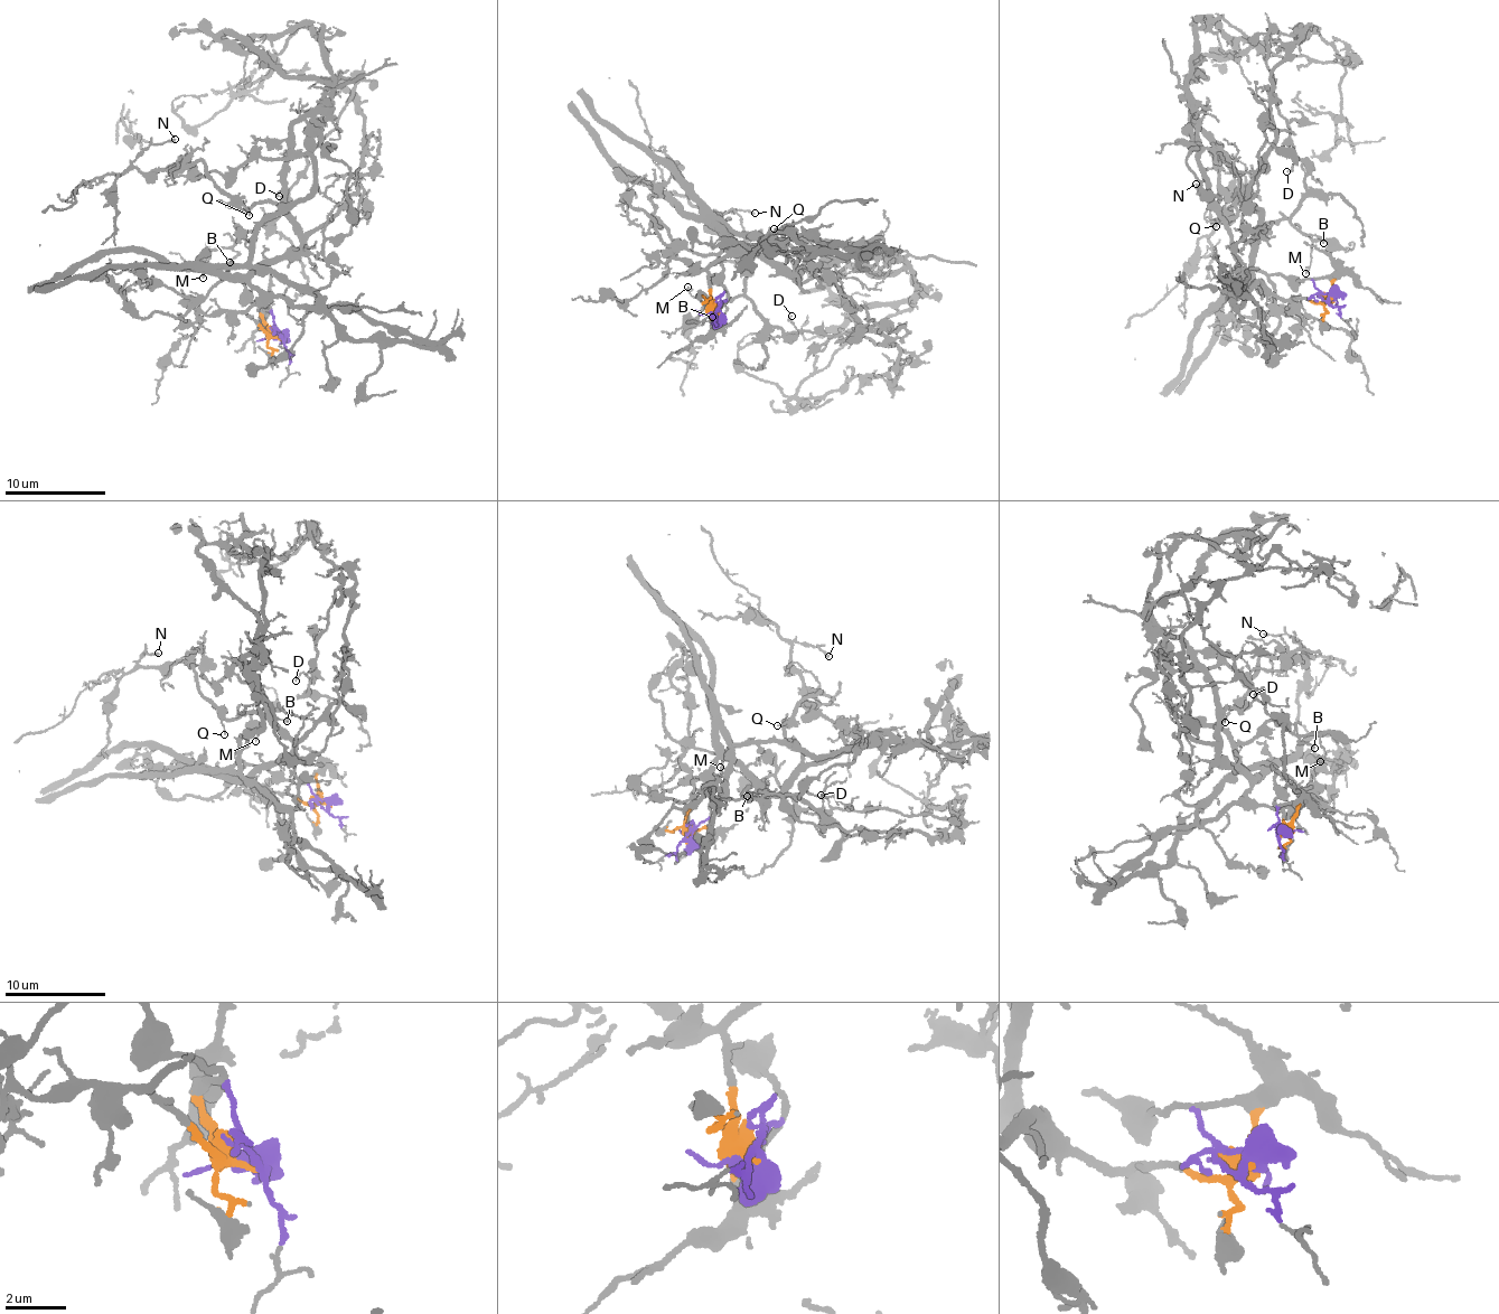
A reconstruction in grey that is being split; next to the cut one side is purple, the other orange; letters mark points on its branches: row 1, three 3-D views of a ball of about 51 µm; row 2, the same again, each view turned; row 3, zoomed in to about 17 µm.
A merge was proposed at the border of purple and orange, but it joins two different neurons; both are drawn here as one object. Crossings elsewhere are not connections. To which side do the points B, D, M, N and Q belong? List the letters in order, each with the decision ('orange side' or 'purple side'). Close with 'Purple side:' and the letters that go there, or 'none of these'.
B: purple side
D: purple side
M: purple side
N: orange side
Q: orange side
Purple side: B, D, M

